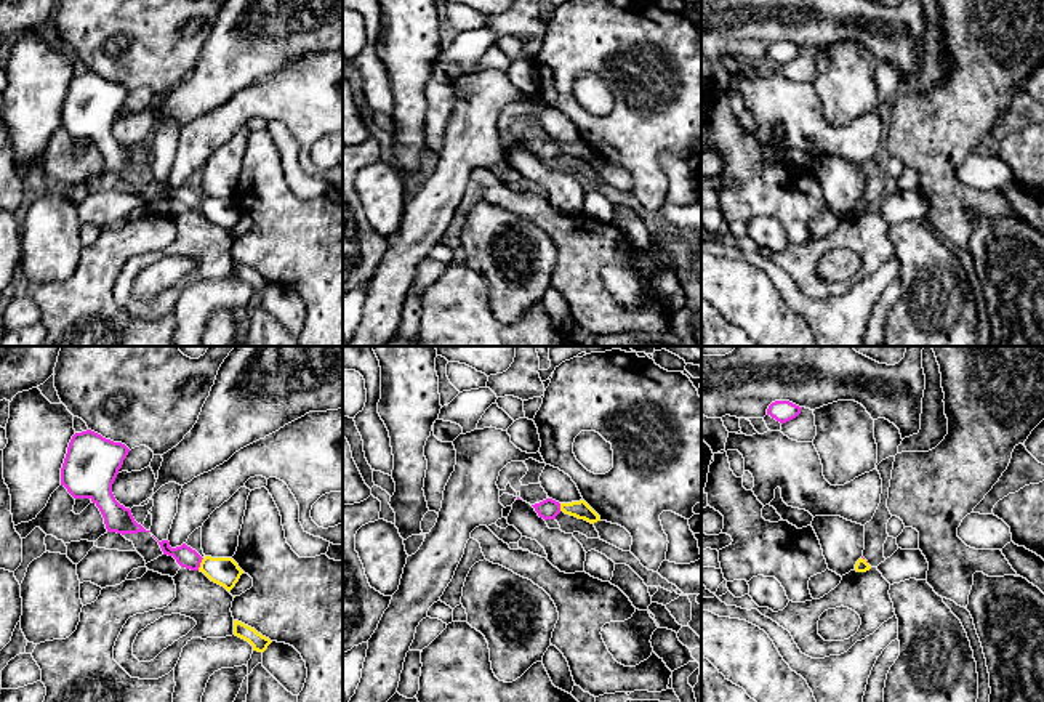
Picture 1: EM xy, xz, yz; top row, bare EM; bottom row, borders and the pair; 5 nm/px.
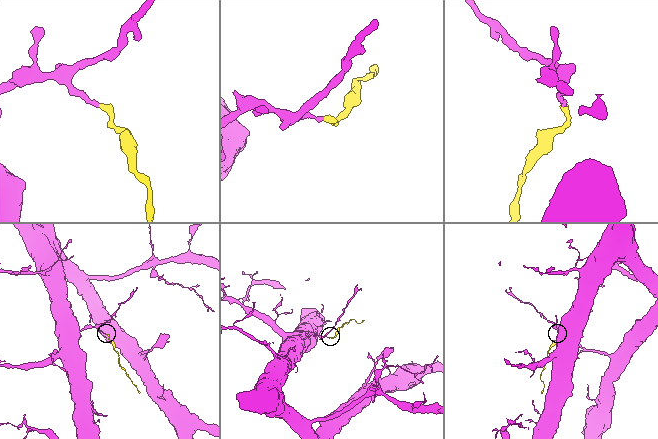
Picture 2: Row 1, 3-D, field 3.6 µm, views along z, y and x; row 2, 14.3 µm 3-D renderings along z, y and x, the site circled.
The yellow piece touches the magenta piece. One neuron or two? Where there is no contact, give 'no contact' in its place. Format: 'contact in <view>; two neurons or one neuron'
contact in xy; one neuron

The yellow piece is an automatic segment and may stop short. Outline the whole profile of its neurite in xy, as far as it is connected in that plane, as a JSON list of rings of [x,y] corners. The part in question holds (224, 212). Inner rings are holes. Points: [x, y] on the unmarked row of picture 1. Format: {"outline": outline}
{"outline": [[[168,181],[159,183],[163,196],[173,197],[181,208],[203,213],[211,223],[231,232],[243,212],[232,199],[202,199],[195,191],[183,184],[171,189]]]}

